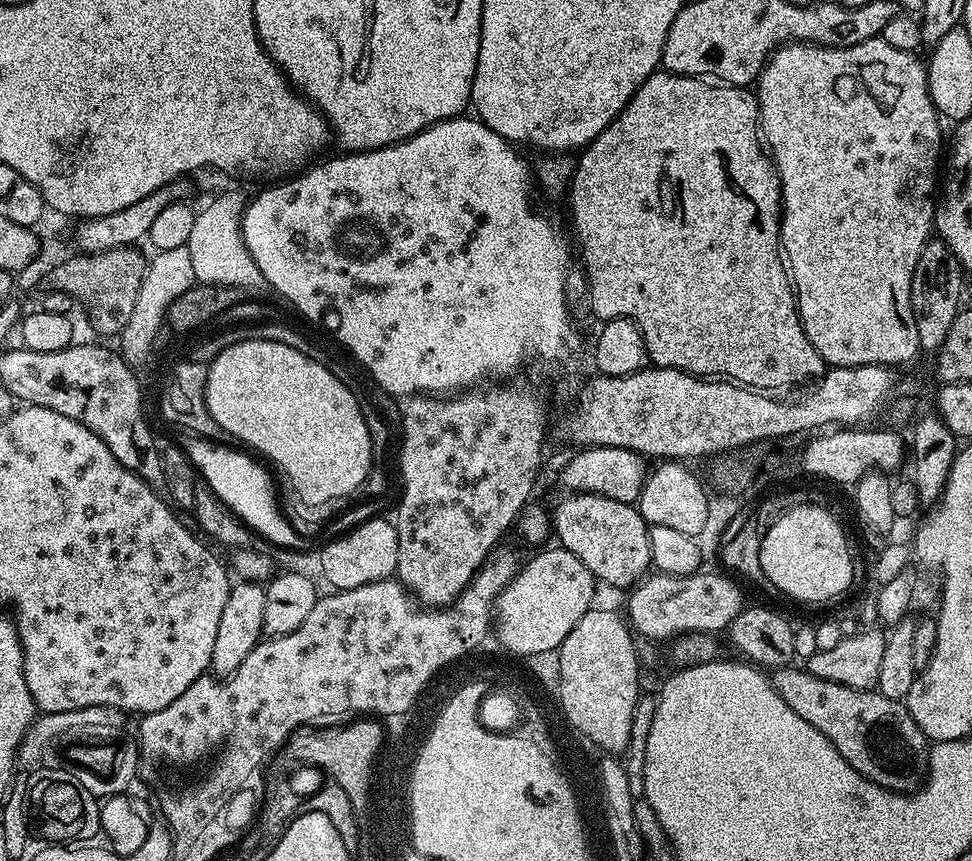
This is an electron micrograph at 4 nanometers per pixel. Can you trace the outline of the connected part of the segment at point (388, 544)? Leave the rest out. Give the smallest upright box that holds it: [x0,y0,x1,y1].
[320,518,398,589]

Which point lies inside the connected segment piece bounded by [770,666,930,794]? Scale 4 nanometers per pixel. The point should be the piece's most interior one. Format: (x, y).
(877, 735)

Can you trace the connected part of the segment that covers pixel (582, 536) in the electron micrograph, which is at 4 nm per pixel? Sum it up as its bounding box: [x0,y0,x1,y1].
[550,492,652,589]

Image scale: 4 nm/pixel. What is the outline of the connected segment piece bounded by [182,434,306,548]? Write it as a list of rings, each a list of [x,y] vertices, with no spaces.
[[[195,434],[187,437],[189,440],[182,444],[184,453],[190,458],[190,462],[196,468],[197,473],[202,477],[203,483],[212,489],[212,493],[219,498],[228,508],[231,508],[245,525],[253,533],[256,532],[260,536],[265,536],[268,540],[273,540],[280,548],[300,548],[306,544],[305,537],[294,534],[294,530],[290,526],[290,522],[284,517],[283,511],[278,503],[277,493],[274,491],[274,480],[268,472],[263,468],[265,465],[259,459],[253,458],[247,451],[235,452],[237,449],[232,446],[222,444],[213,444],[212,441],[203,439]]]

